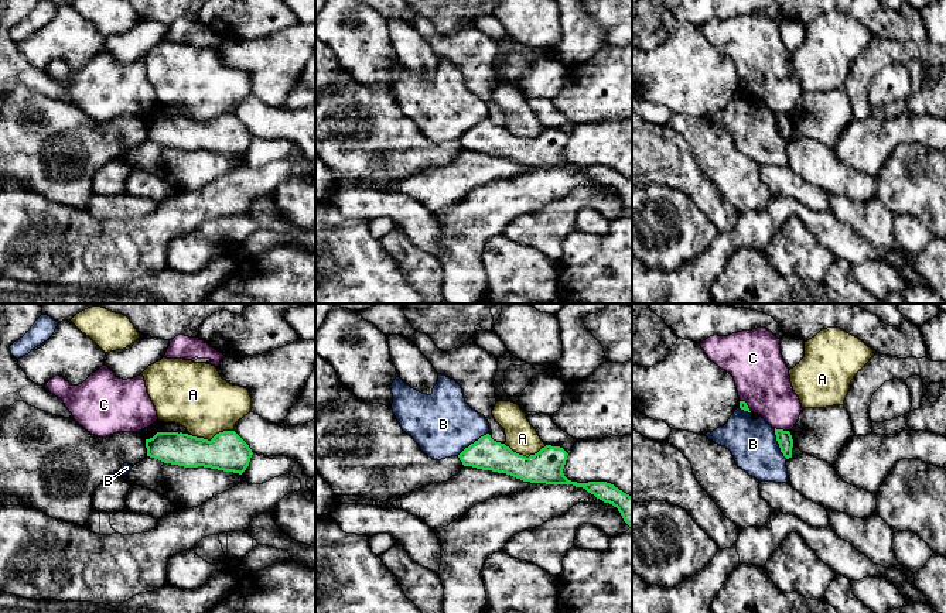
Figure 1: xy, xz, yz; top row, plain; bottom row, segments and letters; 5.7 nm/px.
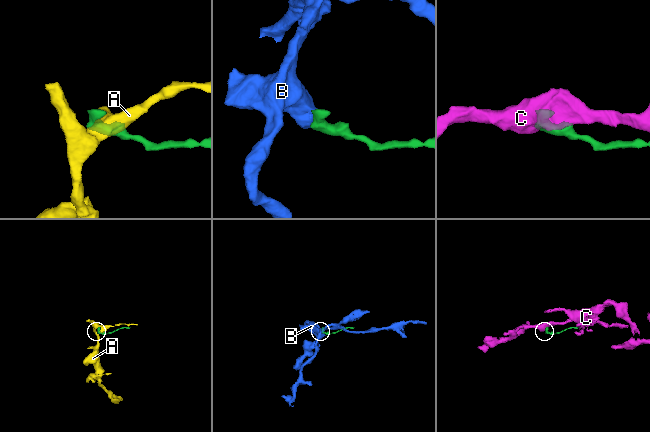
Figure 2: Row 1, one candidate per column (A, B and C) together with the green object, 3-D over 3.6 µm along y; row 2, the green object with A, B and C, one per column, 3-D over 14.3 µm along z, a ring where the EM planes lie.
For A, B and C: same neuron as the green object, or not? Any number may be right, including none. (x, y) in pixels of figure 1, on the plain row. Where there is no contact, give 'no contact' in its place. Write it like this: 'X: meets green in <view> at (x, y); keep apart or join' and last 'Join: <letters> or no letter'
A: meets green in xy at (212, 122); keep apart
B: meets green in xz at (474, 126); keep apart
C: meets green in yz at (782, 113); keep apart
Join: no letter

